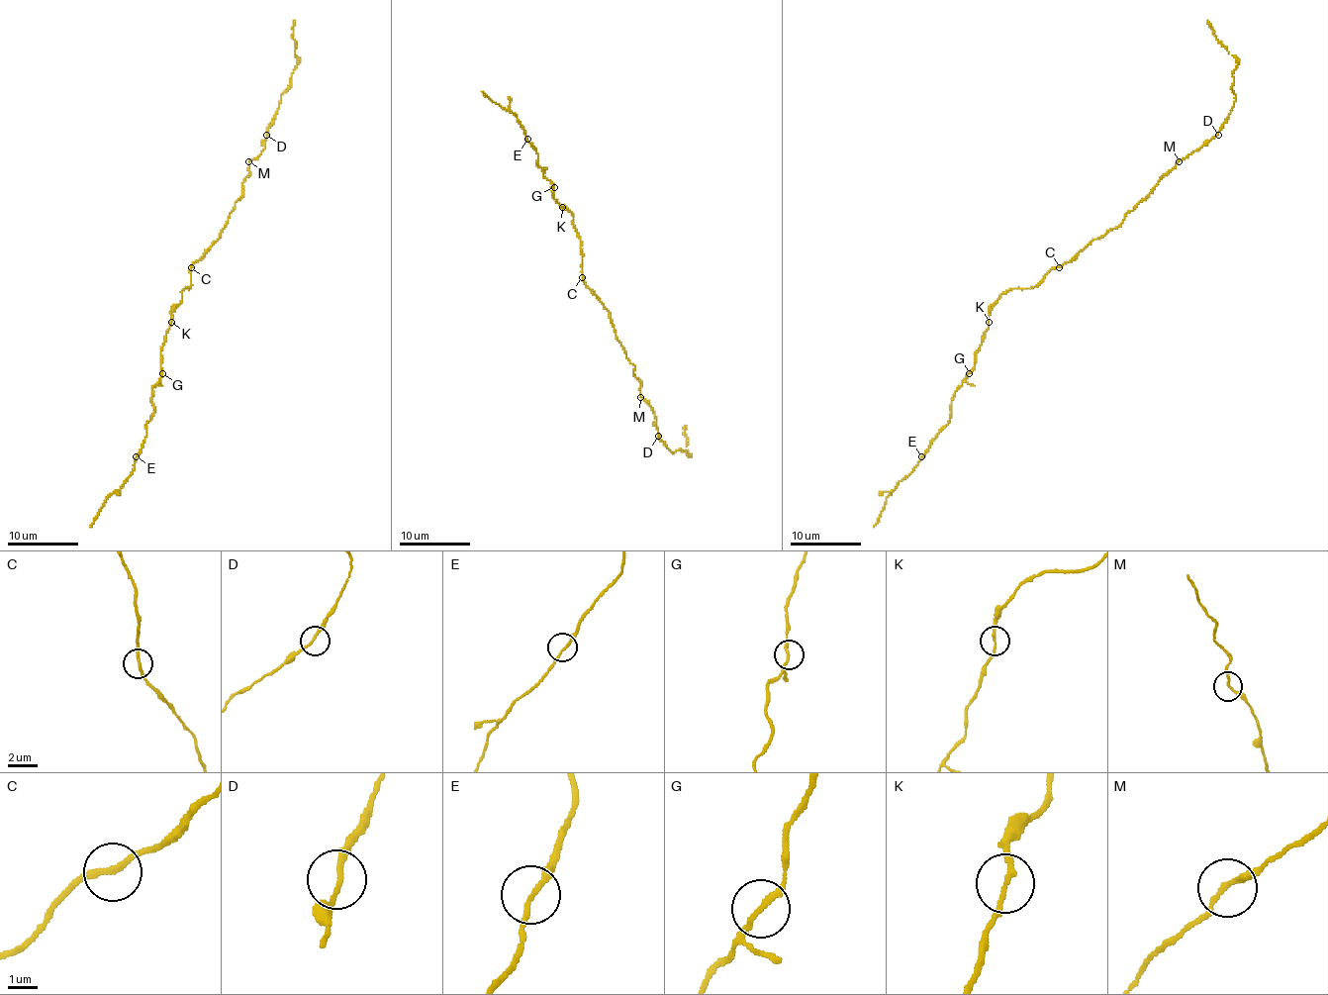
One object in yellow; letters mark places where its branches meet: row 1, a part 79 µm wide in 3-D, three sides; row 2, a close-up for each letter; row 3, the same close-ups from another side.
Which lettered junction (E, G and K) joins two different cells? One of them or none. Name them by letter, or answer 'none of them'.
none of them

